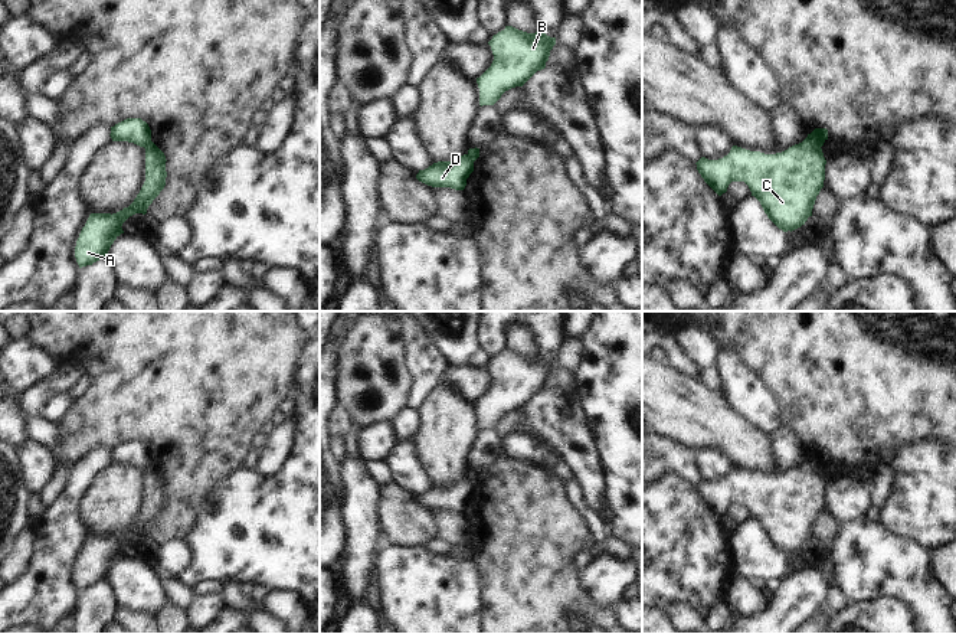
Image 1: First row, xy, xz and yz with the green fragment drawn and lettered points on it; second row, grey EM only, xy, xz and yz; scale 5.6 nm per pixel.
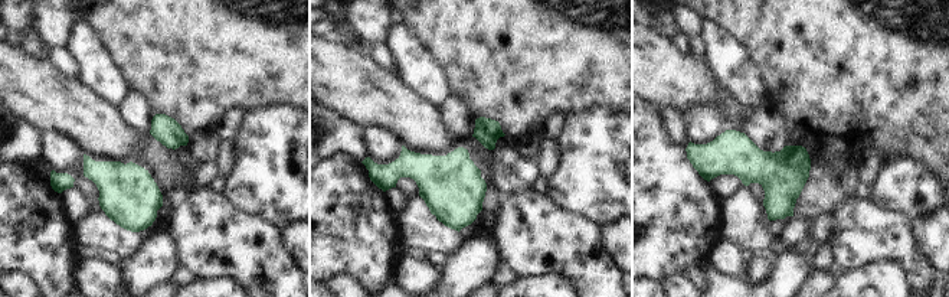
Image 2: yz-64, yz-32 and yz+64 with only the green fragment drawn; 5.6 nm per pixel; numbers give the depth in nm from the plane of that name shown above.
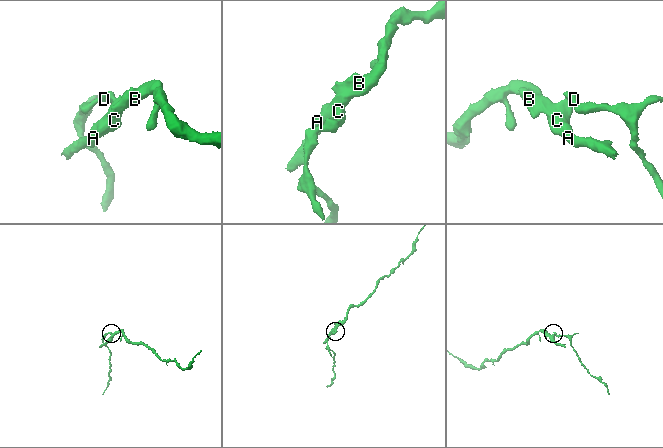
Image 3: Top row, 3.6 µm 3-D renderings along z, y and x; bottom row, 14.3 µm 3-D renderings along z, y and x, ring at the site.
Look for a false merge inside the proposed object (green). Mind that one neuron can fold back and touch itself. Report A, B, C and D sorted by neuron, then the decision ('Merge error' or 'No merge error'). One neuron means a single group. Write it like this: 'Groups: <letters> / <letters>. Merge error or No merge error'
Groups: A B C / D. Merge error.

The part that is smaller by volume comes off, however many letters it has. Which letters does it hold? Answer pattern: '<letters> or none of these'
D

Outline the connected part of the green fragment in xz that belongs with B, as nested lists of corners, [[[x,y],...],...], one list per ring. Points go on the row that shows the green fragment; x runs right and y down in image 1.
[[[505,26],[488,42],[494,61],[477,78],[479,105],[494,105],[501,95],[515,86],[523,86],[537,71],[546,68],[556,37],[550,37],[540,27],[527,33],[513,26]]]

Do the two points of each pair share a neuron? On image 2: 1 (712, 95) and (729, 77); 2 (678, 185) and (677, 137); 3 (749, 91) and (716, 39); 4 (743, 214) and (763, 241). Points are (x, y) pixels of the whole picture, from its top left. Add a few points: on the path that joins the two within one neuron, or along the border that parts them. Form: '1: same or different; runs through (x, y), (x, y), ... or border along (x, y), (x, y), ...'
1: different; border along (704, 59), (722, 84)
2: different; border along (658, 116), (661, 130), (673, 143), (684, 150)
3: same; runs through (743, 78), (732, 67), (725, 52)
4: same; runs through (743, 221), (756, 234)

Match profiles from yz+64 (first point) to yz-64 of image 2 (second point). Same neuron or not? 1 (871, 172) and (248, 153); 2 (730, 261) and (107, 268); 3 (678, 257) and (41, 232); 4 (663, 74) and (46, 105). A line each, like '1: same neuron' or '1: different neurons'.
1: different neurons
2: same neuron
3: same neuron
4: same neuron

